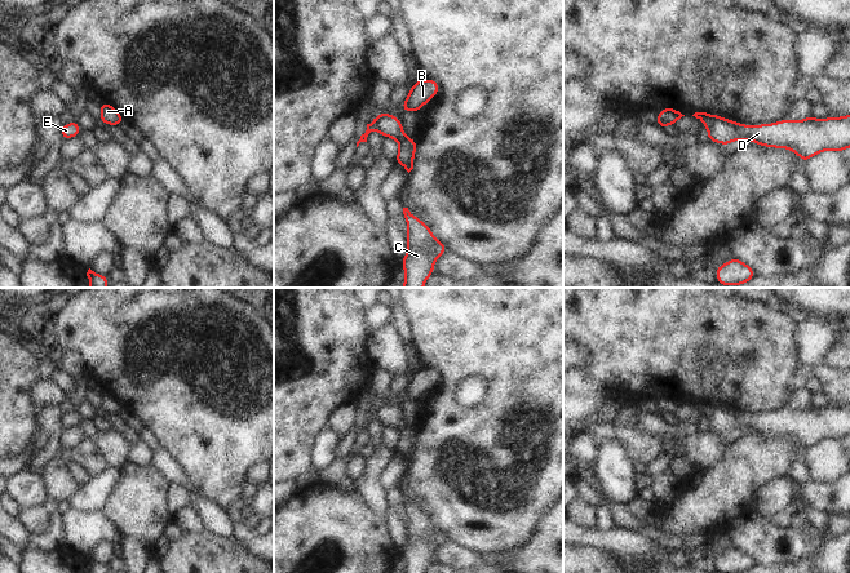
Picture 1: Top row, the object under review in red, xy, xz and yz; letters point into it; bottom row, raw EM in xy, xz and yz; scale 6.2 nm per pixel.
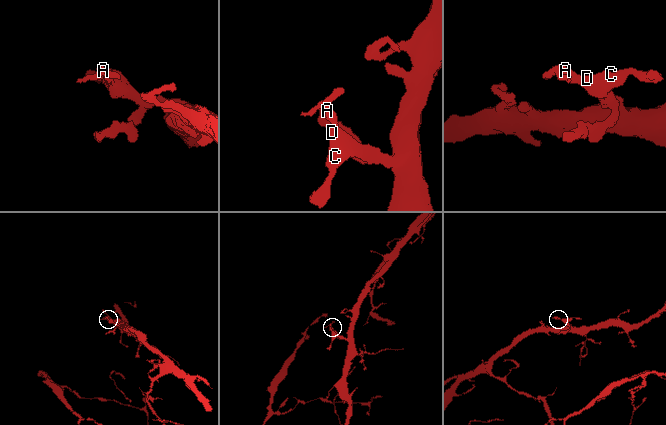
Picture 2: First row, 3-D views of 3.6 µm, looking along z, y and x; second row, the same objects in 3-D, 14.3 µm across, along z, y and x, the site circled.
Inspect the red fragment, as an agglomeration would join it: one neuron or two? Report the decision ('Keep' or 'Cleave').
Keep.

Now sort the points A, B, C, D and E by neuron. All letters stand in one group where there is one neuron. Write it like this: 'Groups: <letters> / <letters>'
Groups: A B C D E.

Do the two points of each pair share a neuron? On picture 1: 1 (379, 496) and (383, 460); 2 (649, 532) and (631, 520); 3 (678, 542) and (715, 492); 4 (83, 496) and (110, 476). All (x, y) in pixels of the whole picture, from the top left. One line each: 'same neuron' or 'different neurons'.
1: same neuron
2: same neuron
3: different neurons
4: same neuron

